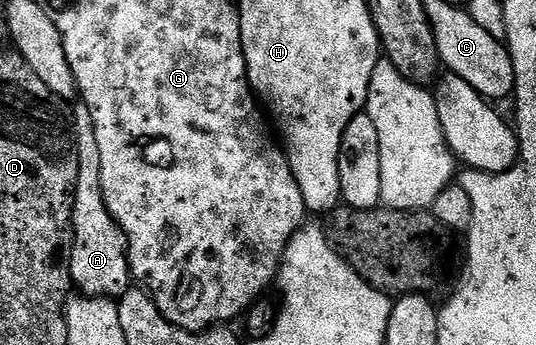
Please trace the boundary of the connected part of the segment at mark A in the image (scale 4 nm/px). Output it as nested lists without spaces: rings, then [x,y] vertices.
[[[83,102],[78,103],[76,107],[77,109],[72,109],[71,112],[79,154],[79,178],[73,199],[73,249],[71,250],[73,288],[82,296],[120,298],[131,287],[129,245],[125,242],[125,231],[115,222],[103,198],[99,142],[95,142],[95,122]]]

